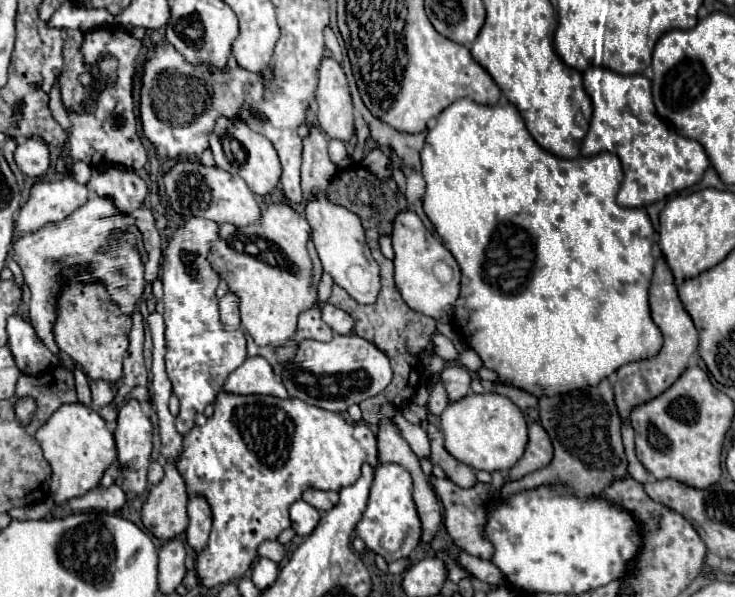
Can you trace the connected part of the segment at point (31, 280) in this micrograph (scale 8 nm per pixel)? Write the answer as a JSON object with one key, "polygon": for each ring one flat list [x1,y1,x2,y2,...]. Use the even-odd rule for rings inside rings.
{"polygon":[[93,197,81,209,77,209,69,219,59,221,57,225,43,227,31,235,21,237,13,243,11,257,17,261,25,275,25,283,31,289,29,311,33,317,33,327,37,333,43,333,45,347,59,355,51,327,55,321,55,293,59,291,59,271,67,265,83,265,85,271,77,275,79,281,103,281,111,301,115,301,121,311,131,313,135,303,143,299,143,261,135,249,135,235,123,233,121,225,133,225,133,217,121,213,111,201,103,197],[113,229,117,231,113,235]]}

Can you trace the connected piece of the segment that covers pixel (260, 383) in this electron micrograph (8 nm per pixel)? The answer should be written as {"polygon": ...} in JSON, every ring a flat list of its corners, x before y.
{"polygon":[[247,357,243,365,239,365,225,379,223,389,235,395,273,395,279,399,287,399,287,389,279,383,279,377,273,373,271,365,263,357]]}

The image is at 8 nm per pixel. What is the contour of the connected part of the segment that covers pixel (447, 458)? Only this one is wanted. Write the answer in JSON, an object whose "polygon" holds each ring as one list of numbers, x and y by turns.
{"polygon":[[429,427,429,443,431,443,431,461,437,463,445,473,447,479,451,479,459,487,473,487,477,483,475,471,467,467,465,463,459,463,455,457,451,457,443,445,443,433,437,427]]}

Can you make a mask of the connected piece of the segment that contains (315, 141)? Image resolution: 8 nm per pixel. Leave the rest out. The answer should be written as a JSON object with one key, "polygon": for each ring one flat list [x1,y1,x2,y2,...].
{"polygon":[[309,127,309,135,303,139,303,167,301,167,301,187,303,197,311,199,313,193,325,191,337,167,327,155,327,135,319,127]]}

